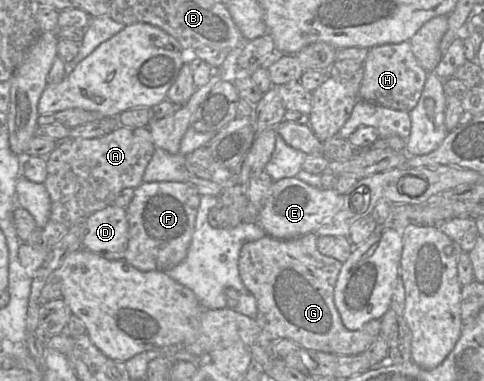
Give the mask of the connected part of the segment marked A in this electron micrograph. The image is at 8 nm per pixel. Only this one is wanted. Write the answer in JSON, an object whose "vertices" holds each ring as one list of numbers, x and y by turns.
{"vertices":[[118,126,99,138,68,138,57,144,46,157,47,177,43,183,51,200,49,220,41,229,39,243,22,243,18,248,19,261,31,282,35,272,43,266,50,249,74,224,82,223,93,212,111,205,123,189,135,189,143,182,145,169,155,149,147,127]]}

